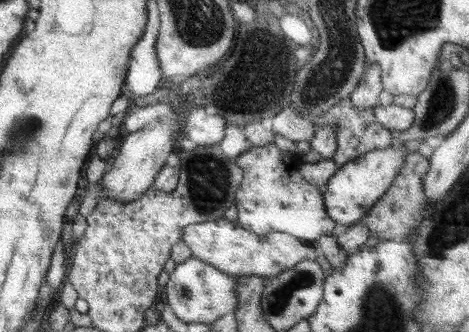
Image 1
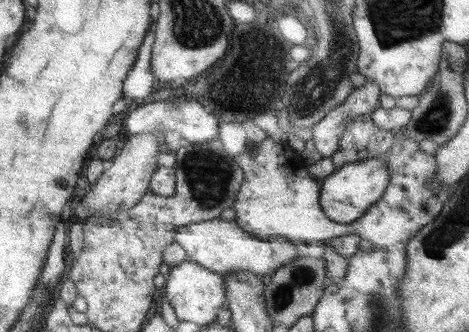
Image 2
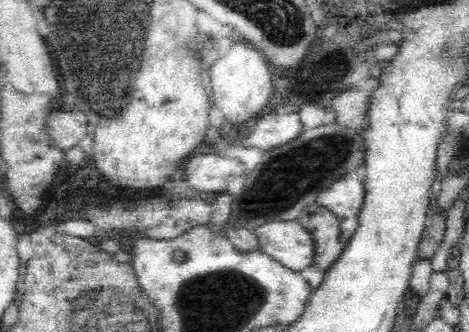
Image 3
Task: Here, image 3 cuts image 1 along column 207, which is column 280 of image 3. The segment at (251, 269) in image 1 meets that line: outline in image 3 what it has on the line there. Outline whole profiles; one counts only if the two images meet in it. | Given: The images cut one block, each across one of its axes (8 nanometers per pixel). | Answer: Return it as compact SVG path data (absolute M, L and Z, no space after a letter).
M300 220L266 222L252 230L260 252L274 258L288 270L302 272L314 262L314 238Z

